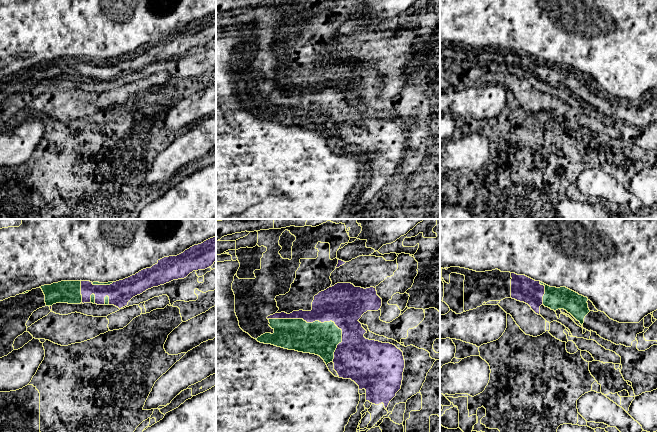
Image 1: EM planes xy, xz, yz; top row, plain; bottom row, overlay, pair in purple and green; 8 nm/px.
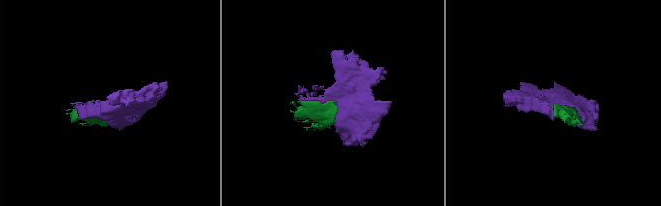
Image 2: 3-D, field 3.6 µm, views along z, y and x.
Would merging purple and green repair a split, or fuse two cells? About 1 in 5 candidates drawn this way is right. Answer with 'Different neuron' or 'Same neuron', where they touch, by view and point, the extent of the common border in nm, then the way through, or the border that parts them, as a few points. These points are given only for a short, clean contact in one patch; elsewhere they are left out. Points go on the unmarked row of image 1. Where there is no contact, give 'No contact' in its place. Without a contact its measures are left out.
Same neuron. Touches purple at xz (310, 98). Shared border 650 nm

